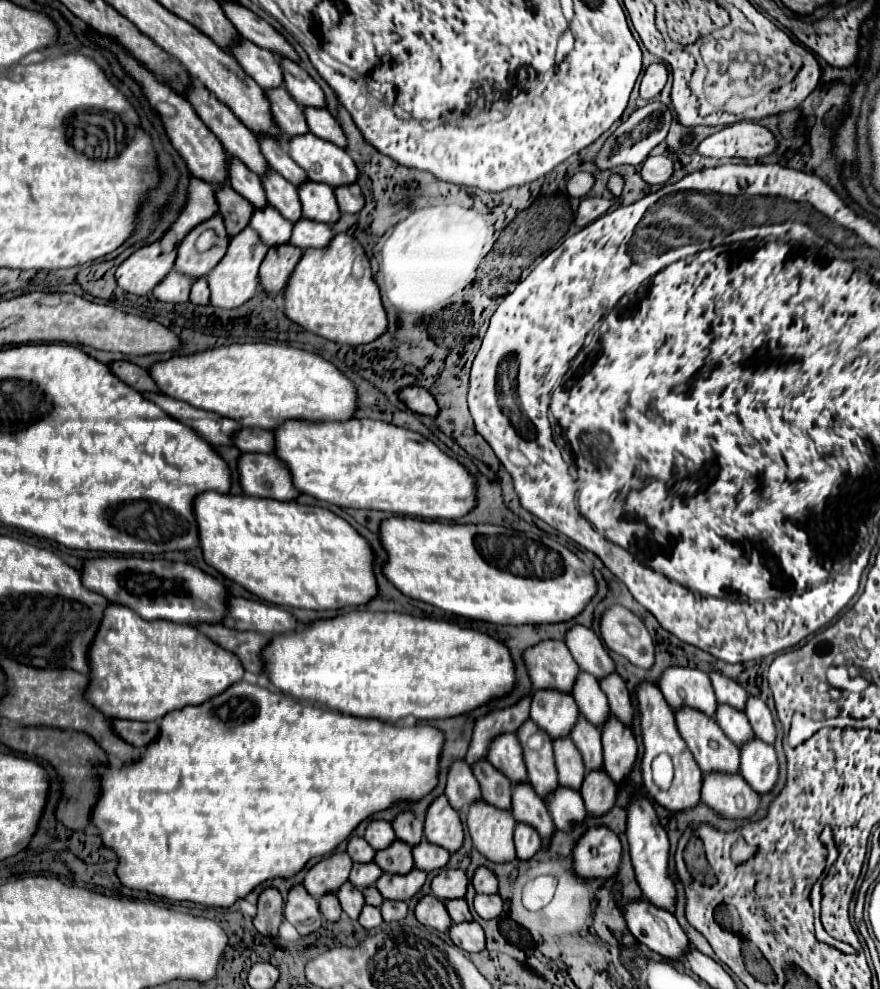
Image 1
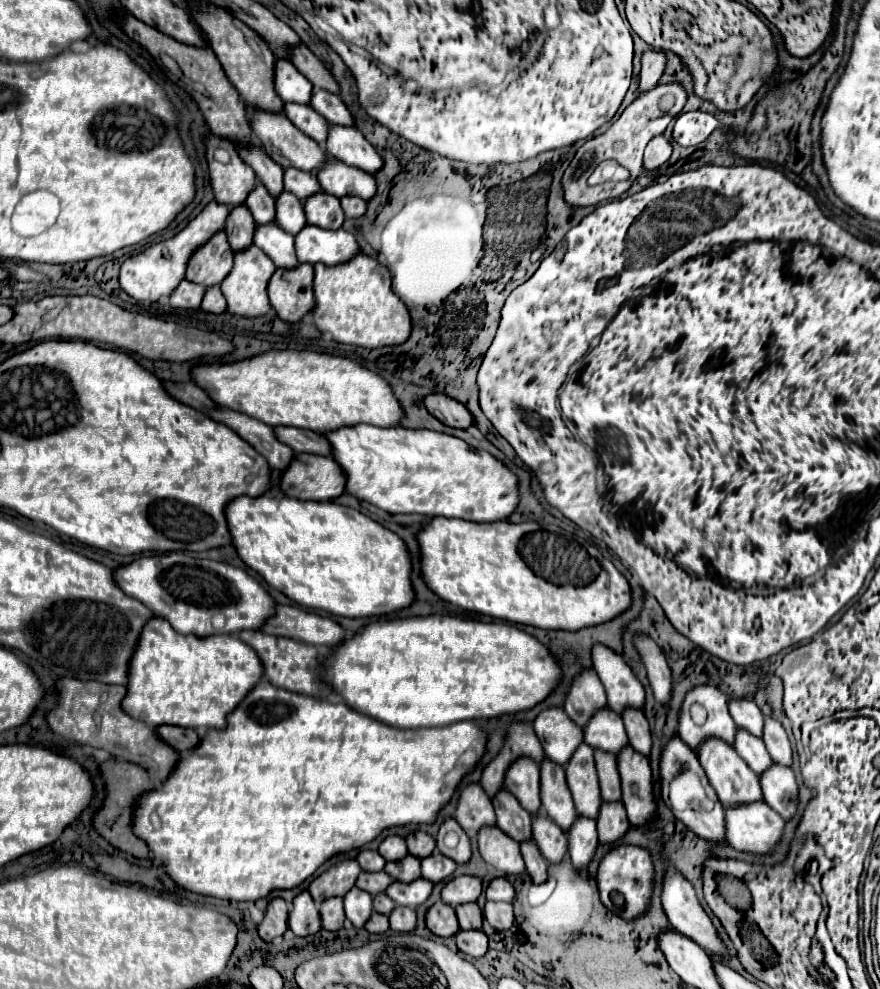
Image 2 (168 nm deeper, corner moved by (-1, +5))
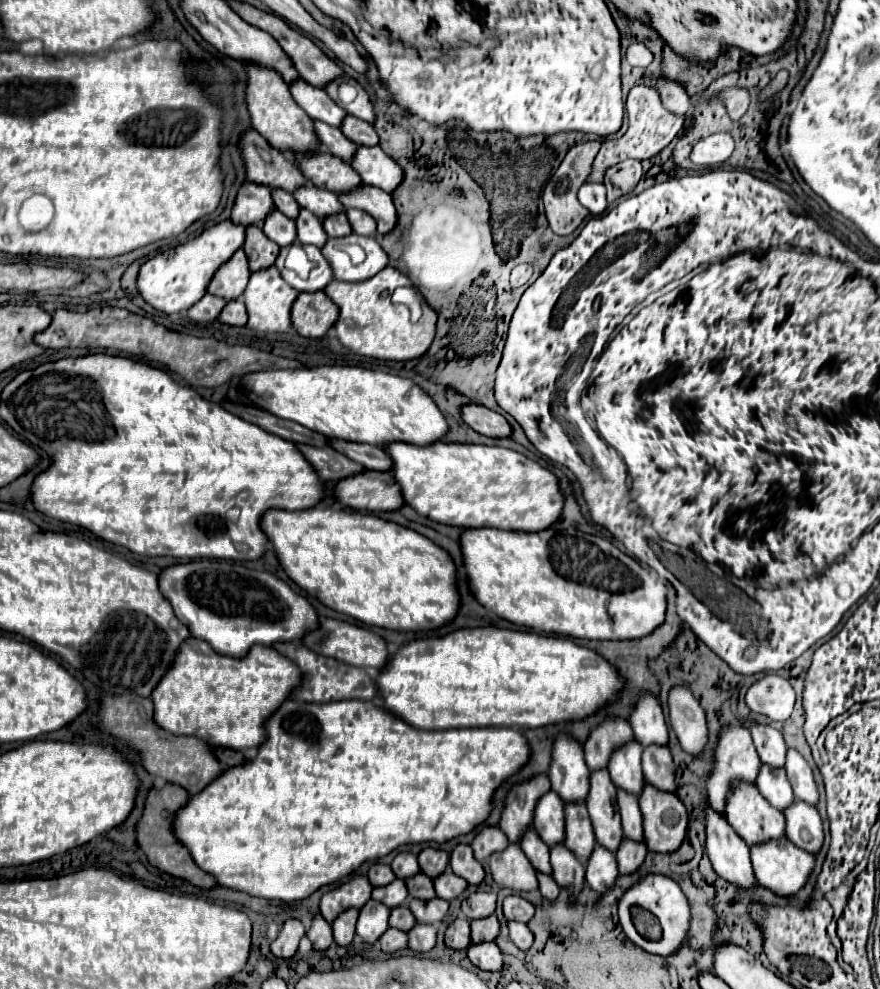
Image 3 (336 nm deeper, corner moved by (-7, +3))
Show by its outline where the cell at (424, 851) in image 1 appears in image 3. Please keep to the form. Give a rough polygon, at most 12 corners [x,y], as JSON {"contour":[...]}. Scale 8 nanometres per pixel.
{"contour":[[450,869],[434,879],[440,899],[452,901],[466,889],[466,879]]}

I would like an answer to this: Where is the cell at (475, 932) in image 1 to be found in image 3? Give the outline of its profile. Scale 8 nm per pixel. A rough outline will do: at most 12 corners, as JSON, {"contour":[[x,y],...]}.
{"contour":[[494,941],[472,943],[468,959],[484,971],[502,967],[502,951]]}

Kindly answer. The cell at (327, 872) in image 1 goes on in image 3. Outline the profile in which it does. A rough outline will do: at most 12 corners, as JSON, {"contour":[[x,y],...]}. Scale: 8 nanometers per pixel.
{"contour":[[368,877],[322,895],[320,913],[328,923],[348,907],[360,909],[370,899]]}

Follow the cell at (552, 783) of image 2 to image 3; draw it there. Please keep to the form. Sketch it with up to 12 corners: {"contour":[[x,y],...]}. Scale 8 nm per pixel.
{"contour":[[564,803],[564,845],[588,859],[596,845],[584,803]]}

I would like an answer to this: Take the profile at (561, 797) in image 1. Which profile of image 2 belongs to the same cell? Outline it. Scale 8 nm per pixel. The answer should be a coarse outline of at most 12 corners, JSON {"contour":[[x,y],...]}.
{"contour":[[578,817],[568,831],[574,869],[586,869],[598,847],[596,823]]}

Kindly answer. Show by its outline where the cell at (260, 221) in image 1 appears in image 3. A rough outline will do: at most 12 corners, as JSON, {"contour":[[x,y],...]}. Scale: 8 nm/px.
{"contour":[[304,245],[312,261],[308,279],[284,267],[286,249],[280,249],[276,267],[296,291],[320,291],[332,281],[332,271],[314,245]]}

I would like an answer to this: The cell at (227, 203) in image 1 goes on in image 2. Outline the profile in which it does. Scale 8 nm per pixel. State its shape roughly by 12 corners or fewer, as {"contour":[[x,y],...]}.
{"contour":[[246,207],[230,211],[226,235],[236,253],[254,245],[256,221]]}

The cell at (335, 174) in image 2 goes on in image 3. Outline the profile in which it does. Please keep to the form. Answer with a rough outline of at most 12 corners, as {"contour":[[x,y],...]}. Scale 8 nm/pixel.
{"contour":[[354,187],[338,195],[346,209],[368,211],[380,233],[396,225],[390,193],[378,187]]}

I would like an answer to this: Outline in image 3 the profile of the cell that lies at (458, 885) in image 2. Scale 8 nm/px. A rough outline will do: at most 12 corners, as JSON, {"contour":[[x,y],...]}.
{"contour":[[476,891],[462,901],[468,921],[488,917],[496,909],[494,893]]}

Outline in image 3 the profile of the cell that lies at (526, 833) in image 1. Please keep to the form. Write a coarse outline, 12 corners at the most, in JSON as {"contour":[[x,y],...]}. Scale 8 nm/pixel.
{"contour":[[538,871],[542,897],[554,901],[560,887],[552,875]]}

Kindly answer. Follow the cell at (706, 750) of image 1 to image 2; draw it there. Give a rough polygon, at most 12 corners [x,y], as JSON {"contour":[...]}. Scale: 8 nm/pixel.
{"contour":[[724,741],[698,759],[724,807],[764,799],[758,777]]}

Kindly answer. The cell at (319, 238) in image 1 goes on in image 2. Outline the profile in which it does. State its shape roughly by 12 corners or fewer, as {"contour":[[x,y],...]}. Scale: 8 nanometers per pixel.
{"contour":[[306,225],[296,235],[302,263],[328,267],[360,253],[356,237],[344,229]]}

